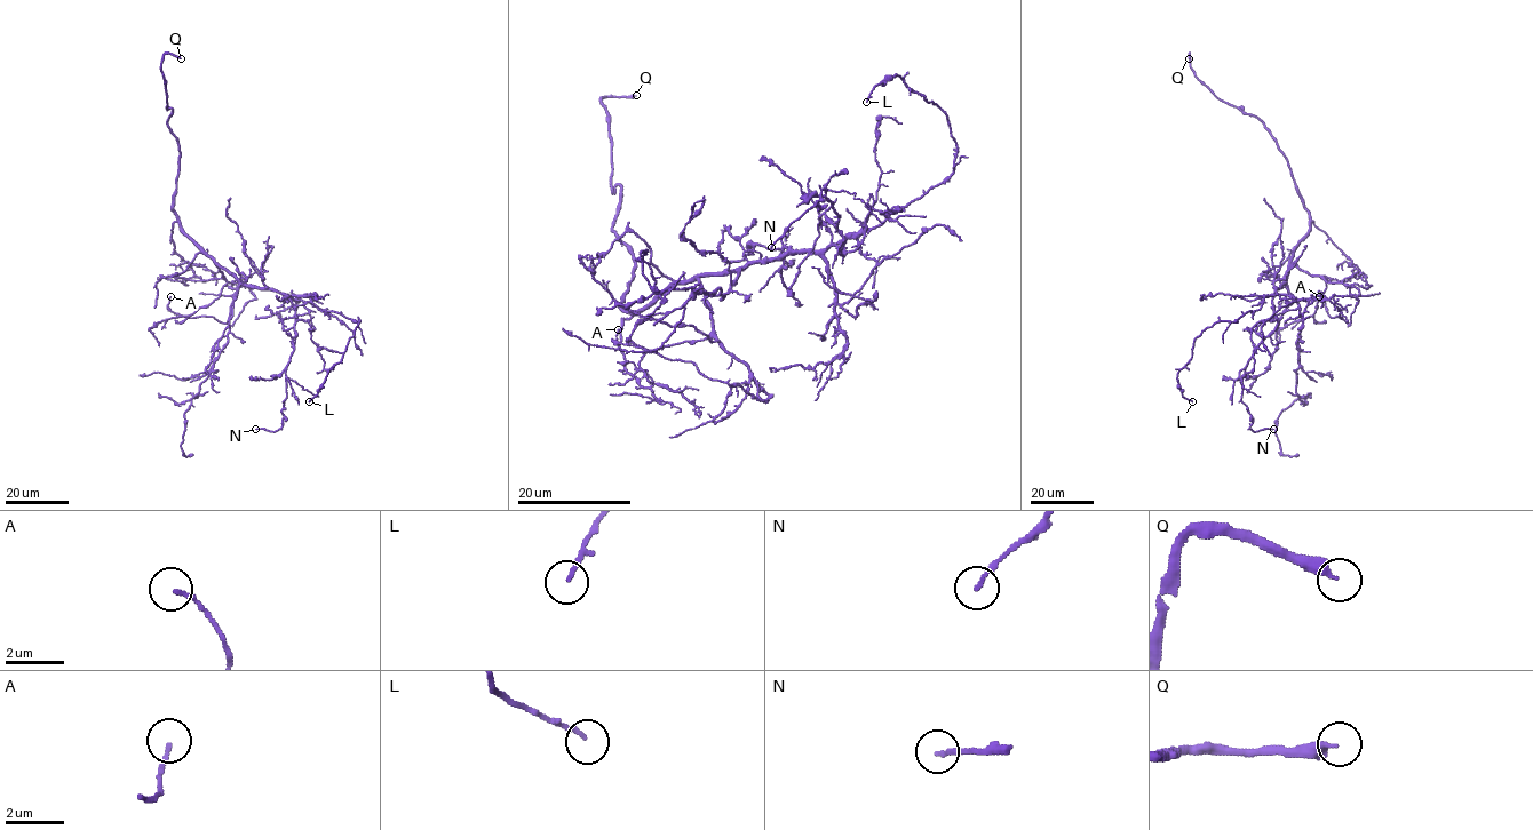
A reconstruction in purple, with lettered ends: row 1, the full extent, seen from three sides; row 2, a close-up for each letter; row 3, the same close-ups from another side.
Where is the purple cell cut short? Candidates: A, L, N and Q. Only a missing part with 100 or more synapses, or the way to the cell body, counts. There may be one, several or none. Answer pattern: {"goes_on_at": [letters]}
{"goes_on_at": ["Q"]}

